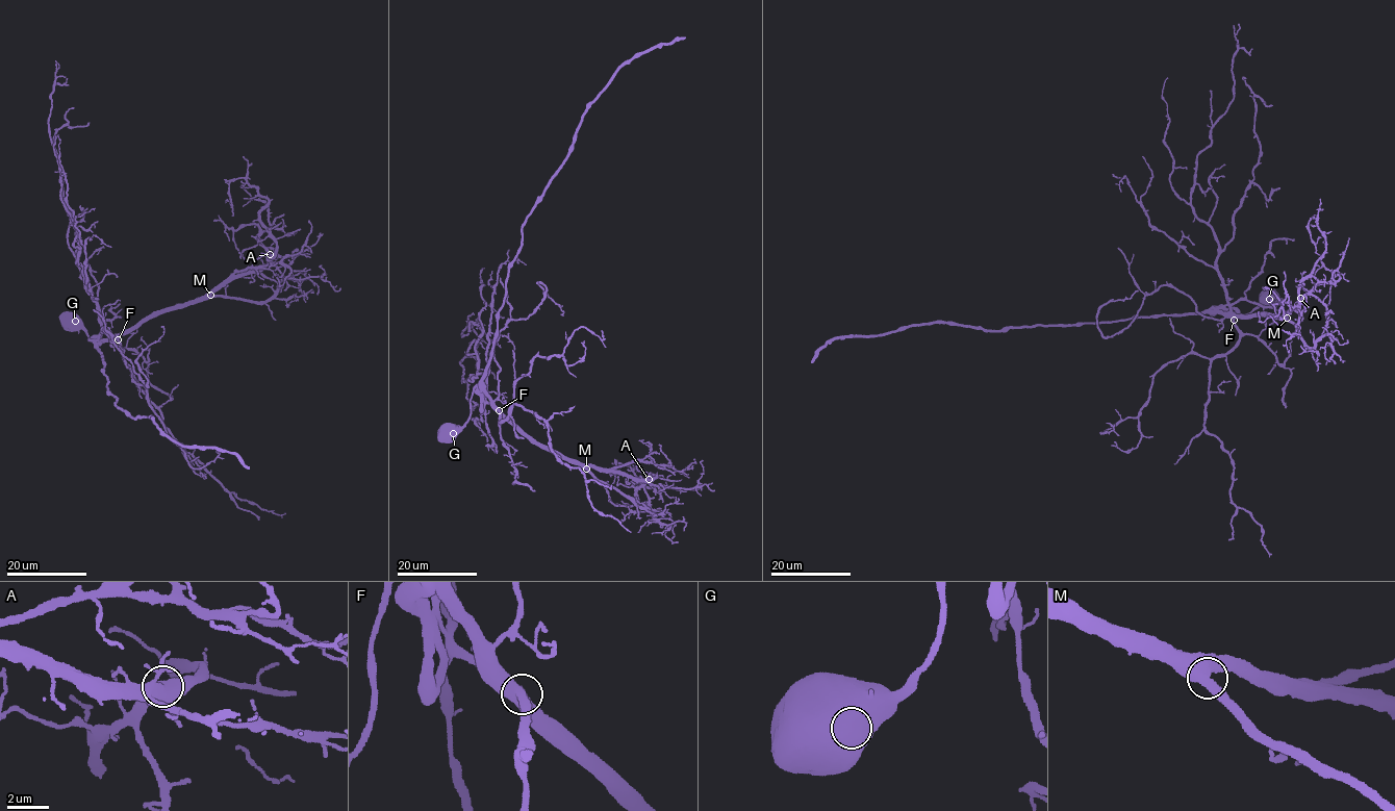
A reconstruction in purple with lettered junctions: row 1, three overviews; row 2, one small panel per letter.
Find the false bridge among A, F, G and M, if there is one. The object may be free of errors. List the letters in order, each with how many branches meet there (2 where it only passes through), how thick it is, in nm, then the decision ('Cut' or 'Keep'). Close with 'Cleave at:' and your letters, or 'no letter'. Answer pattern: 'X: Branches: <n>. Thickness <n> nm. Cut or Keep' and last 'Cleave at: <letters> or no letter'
A: Branches: 2. Thickness 550 nm. Keep
F: Branches: 2. Thickness 500 nm. Keep
G: Branches: 2. Thickness 1050 nm. Keep
M: Branches: 2. Thickness 600 nm. Keep
Cleave at: no letter

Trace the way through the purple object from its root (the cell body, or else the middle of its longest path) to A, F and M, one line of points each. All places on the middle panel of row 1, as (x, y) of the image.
A: (446, 434), (450, 436), (467, 421), (474, 390), (518, 429), (564, 457), (608, 472), (649, 479)
F: (446, 434), (450, 436), (467, 421), (474, 390), (484, 393), (499, 410)
M: (446, 434), (450, 436), (467, 421), (474, 390), (537, 442), (586, 469)

